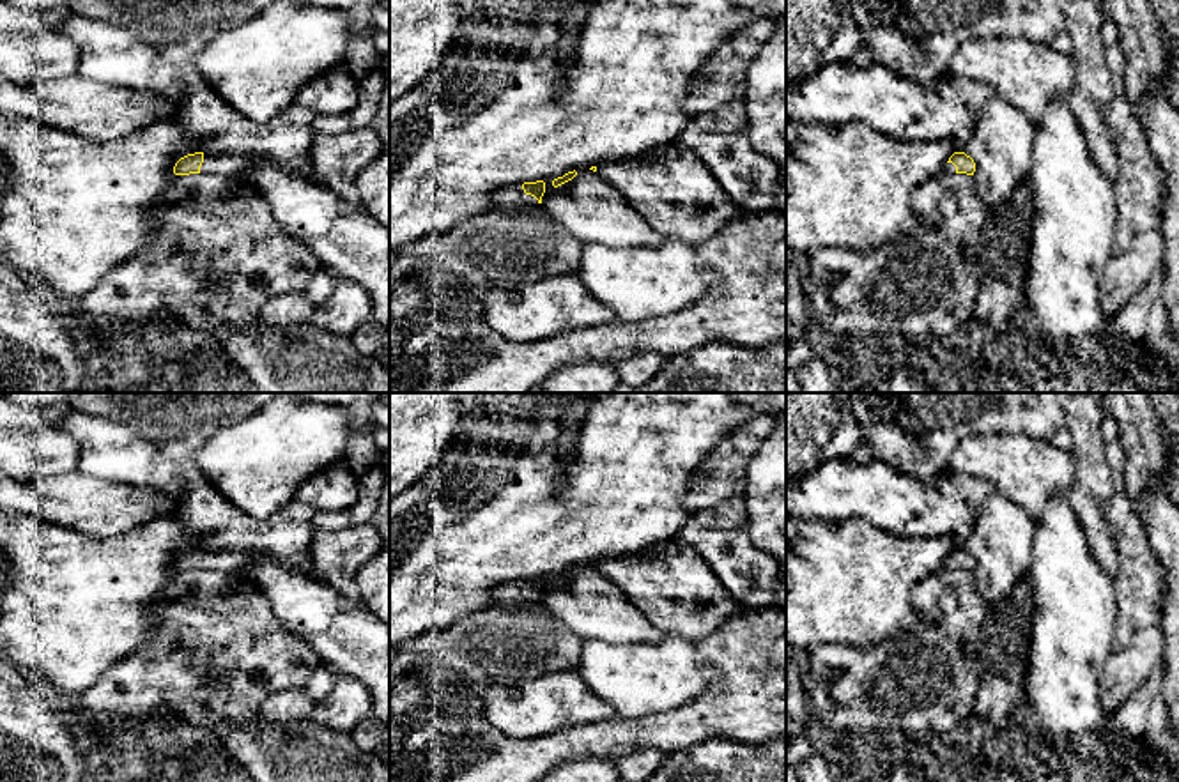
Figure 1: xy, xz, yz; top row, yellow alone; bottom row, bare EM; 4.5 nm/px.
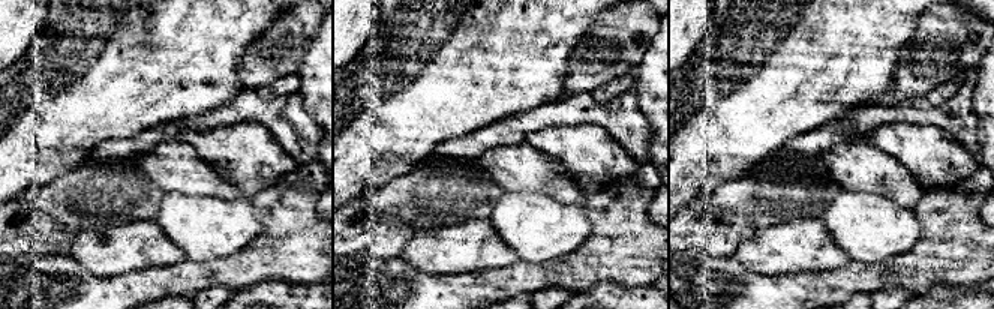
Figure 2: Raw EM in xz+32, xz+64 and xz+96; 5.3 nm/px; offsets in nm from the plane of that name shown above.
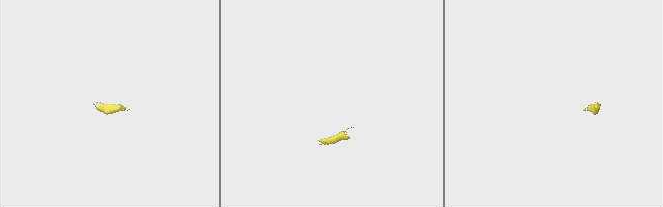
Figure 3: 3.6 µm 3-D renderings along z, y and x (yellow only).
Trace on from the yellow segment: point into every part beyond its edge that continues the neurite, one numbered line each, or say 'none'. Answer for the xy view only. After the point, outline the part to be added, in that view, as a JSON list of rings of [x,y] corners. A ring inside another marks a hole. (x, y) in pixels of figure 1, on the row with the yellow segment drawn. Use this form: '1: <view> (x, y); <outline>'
1: xy (231, 165); [[[204,154],[204,163],[200,166],[200,173],[214,173],[221,177],[232,177],[241,179],[243,172],[250,165],[257,165],[258,161],[255,157],[244,157],[244,156],[211,156]]]

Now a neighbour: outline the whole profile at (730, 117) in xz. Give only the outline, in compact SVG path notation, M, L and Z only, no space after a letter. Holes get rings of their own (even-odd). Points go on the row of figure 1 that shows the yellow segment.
M742 99L728 103L710 113L694 119L705 133L736 133L747 129L745 104Z

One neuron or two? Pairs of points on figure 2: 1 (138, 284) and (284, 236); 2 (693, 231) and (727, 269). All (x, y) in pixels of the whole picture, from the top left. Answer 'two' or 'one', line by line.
1: one
2: two

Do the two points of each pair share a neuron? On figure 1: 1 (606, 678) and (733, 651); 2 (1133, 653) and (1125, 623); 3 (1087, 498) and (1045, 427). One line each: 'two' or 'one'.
1: two
2: two
3: two

